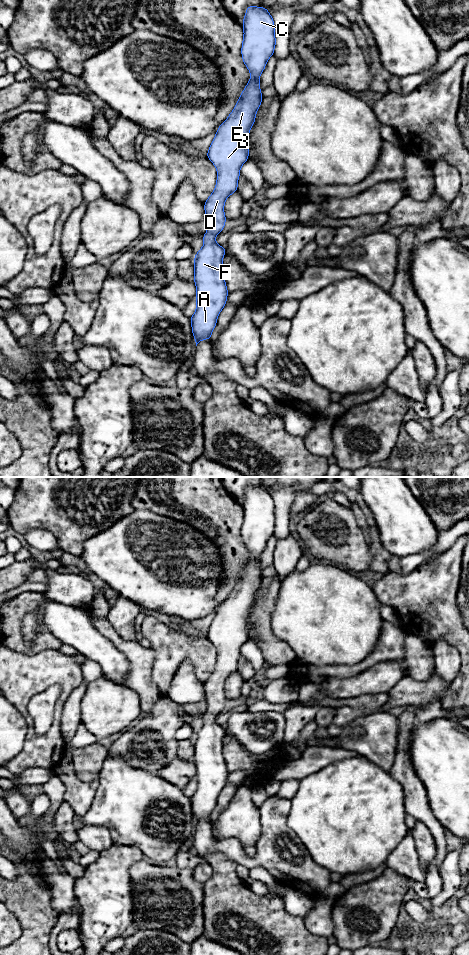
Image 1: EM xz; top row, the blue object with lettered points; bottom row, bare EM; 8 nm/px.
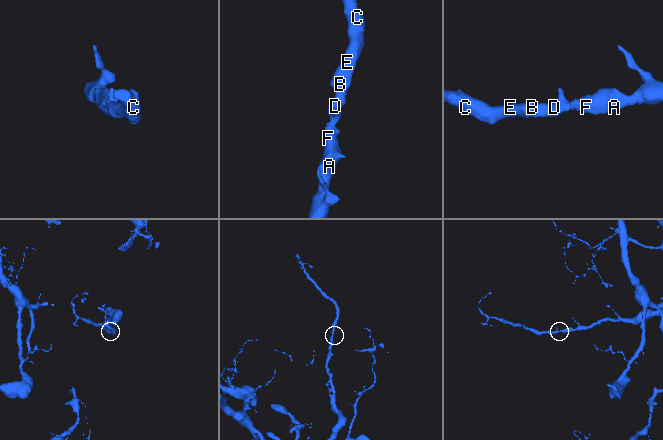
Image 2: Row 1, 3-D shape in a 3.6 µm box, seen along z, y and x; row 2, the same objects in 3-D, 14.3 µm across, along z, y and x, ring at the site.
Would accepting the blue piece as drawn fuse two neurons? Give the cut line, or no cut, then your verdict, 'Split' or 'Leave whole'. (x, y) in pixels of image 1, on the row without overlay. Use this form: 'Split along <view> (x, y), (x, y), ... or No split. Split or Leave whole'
No split. Leave whole

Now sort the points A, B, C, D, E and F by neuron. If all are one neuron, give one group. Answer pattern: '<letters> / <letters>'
A B C D E F

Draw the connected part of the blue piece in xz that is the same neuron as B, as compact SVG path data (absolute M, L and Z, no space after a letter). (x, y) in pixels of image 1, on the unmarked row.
M249 485L243 498L242 505L244 516L241 535L245 546L250 552L251 559L242 571L234 589L228 598L218 607L217 612L209 627L206 637L214 644L217 650L216 666L212 674L204 682L207 702L207 712L202 716L203 727L194 735L194 763L196 765L196 790L190 797L193 817L197 824L204 820L211 821L211 814L217 804L217 798L226 786L229 774L222 753L222 739L226 728L219 726L216 715L223 711L227 700L224 694L224 685L228 676L238 669L240 649L249 638L248 617L256 599L256 592L262 583L259 557L264 551L268 539L274 535L276 526L275 504L266 487Z

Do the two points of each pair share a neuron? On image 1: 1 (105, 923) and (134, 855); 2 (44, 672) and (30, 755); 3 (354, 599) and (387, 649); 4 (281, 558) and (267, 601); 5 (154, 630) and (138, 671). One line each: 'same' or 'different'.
1: same
2: same
3: different
4: different
5: different

